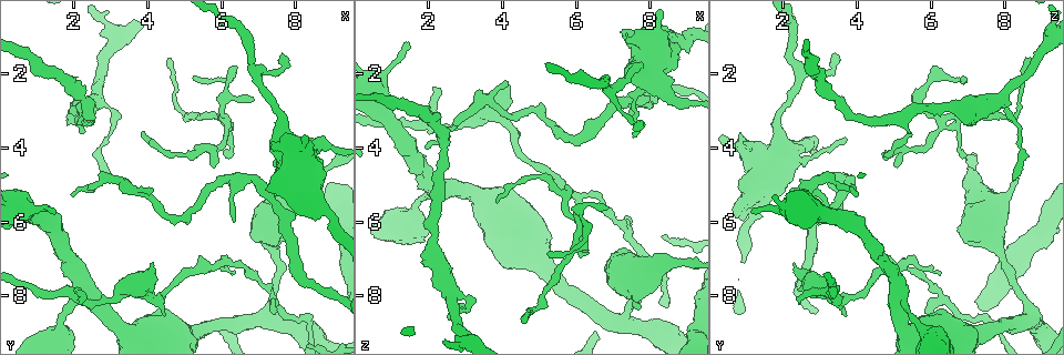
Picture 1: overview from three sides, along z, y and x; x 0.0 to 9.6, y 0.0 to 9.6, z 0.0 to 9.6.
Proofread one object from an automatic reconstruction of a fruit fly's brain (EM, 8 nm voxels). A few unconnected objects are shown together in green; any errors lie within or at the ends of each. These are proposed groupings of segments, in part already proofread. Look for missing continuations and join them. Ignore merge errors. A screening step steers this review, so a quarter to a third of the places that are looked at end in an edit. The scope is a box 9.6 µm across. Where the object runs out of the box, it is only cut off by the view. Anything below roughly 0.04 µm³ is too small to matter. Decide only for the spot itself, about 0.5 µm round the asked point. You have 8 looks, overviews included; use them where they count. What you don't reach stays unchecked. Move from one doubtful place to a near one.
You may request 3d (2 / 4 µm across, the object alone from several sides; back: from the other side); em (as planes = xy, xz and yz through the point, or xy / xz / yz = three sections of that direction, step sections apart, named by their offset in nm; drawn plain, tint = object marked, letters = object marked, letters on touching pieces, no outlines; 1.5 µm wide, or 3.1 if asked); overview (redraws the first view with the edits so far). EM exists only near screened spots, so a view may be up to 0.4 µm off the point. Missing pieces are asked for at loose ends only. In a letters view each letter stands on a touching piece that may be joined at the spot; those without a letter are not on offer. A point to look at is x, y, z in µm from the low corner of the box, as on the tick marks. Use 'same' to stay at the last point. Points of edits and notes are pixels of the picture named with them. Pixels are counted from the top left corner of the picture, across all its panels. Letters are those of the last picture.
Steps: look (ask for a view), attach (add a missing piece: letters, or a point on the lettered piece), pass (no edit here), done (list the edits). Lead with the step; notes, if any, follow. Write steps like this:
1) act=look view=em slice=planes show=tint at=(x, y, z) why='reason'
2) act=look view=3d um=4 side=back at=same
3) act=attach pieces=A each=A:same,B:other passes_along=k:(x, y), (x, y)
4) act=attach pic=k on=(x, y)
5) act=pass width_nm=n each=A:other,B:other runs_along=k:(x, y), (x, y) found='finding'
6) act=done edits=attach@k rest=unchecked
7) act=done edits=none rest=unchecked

act=look view=em slice=planes show=letters at=(7.15, 5.10, 0.80) why='an open end'

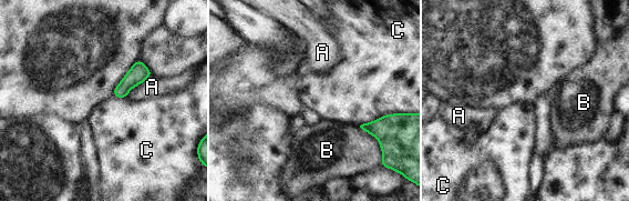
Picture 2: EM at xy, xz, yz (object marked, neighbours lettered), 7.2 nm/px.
act=pass each=A:other,B:other,C:other found='no lettered piece goes on from it'

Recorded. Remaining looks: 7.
act=look view=3d um=4 at=(6.85, 2.75, 5.65) why='tapers out'

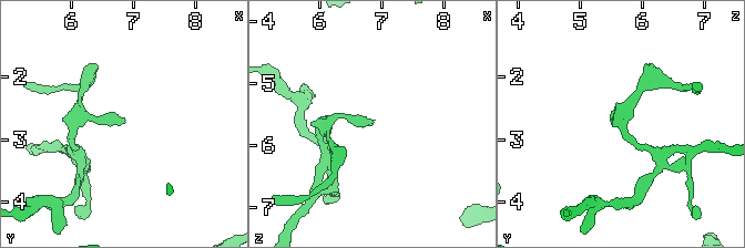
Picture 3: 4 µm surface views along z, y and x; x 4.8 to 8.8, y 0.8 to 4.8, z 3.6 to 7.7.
act=look view=em slice=planes show=letters at=(6.85, 2.75, 5.60) why='now the EM'

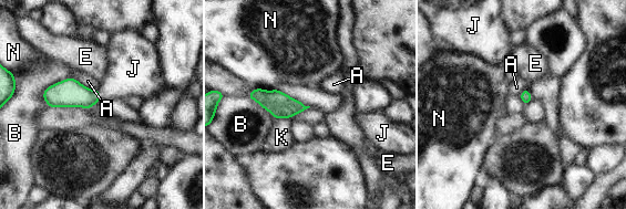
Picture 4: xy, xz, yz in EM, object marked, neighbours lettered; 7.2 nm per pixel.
act=attach pieces=J longest_contact=B:280nm each=A:other,B:other,E:other,J:same,K:other,N:other passes_along=4:(69, 93), (99, 95), (126, 75) found='the cell continues'

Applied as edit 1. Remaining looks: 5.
act=look view=3d um=4 at=(7.60, 1.40, 3.40) why='thin end'

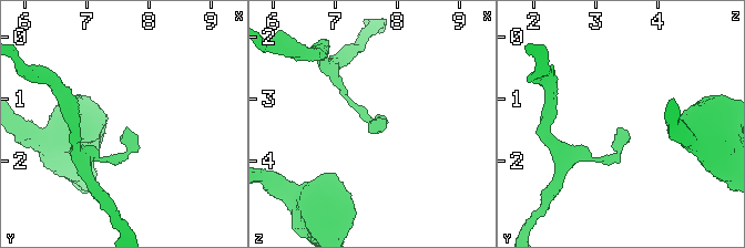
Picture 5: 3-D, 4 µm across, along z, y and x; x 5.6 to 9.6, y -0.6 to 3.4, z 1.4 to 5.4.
act=look view=em um=3.1 slice=xy step=8 show=tint at=(7.60, 1.45, 3.40)

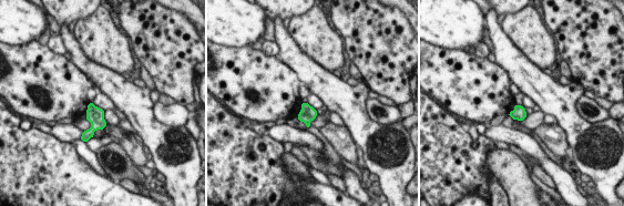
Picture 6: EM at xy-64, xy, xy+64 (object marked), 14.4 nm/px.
act=look view=em um=3.1 slice=planes show=letters at=same why='cut it another way'

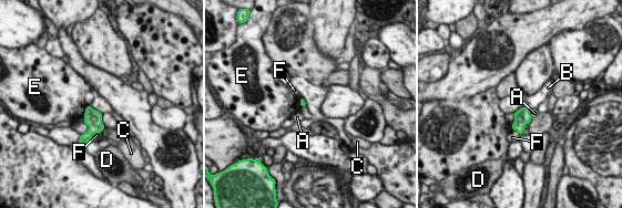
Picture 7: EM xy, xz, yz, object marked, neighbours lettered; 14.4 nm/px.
act=pass each=A:other,B:other,C:other,D:other,E:other,F:other found='none of them fits'

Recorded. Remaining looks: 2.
act=look view=3d um=2 side=back at=(6.40, 7.35, 6.25) why='branch stops here'

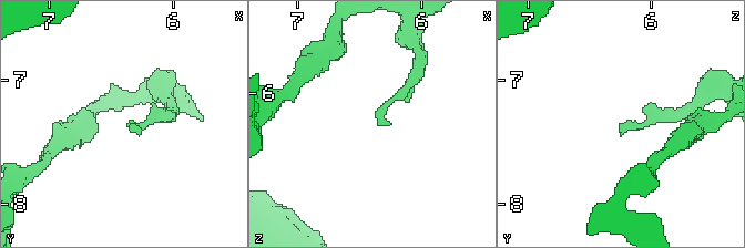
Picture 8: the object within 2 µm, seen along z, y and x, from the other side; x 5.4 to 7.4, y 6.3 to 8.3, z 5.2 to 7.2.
act=look view=em slice=xz step=8 show=letters at=(6.36, 7.44, 6.28)

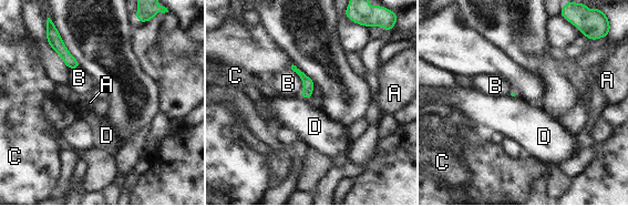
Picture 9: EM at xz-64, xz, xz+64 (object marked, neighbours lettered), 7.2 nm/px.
act=pass each=A:other,B:other,C:other,D:other border=9:(299, 95), (311, 99) found='no lettered piece goes on from it'

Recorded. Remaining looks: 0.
act=done edits=attach@4 rest=unchecked

